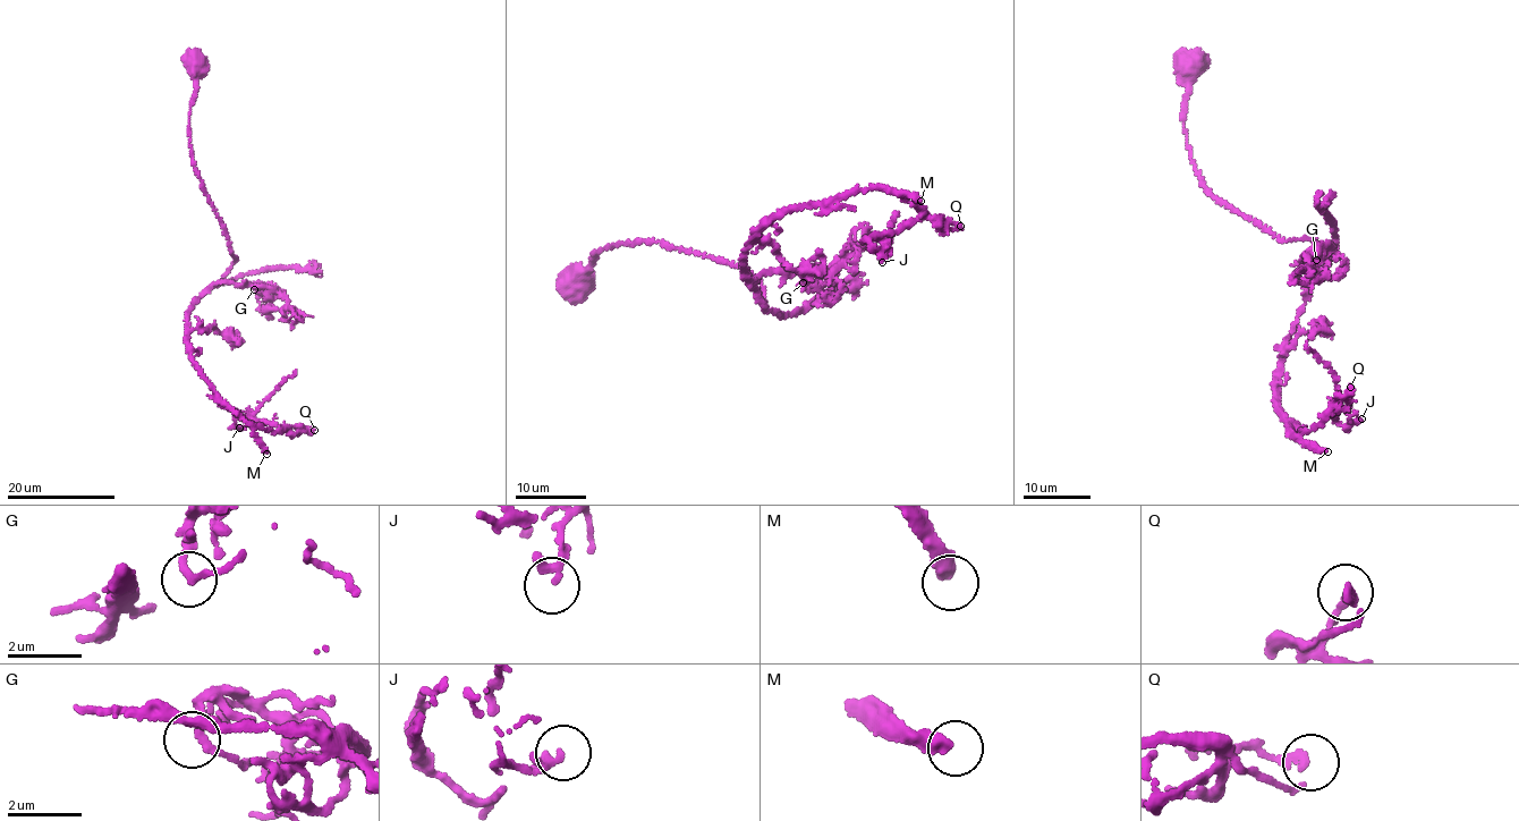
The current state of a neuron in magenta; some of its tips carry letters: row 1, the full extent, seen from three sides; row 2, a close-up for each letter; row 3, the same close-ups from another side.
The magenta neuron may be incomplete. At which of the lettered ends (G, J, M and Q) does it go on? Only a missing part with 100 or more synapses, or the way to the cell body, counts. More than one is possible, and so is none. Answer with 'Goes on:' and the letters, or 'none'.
Goes on: M

